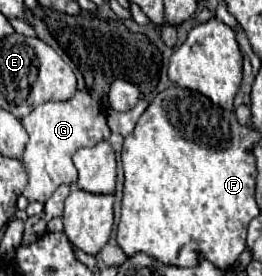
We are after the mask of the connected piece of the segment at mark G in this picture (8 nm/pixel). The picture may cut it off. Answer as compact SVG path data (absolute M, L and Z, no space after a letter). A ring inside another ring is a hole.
M78 91L68 101L48 101L34 107L26 117L22 117L22 125L30 135L28 147L24 151L22 163L28 173L28 185L24 189L24 197L28 201L46 201L50 195L62 185L72 185L78 179L78 171L72 163L72 155L80 147L92 147L98 141L110 137L110 129L106 125L106 115L100 105L90 97L88 91Z

